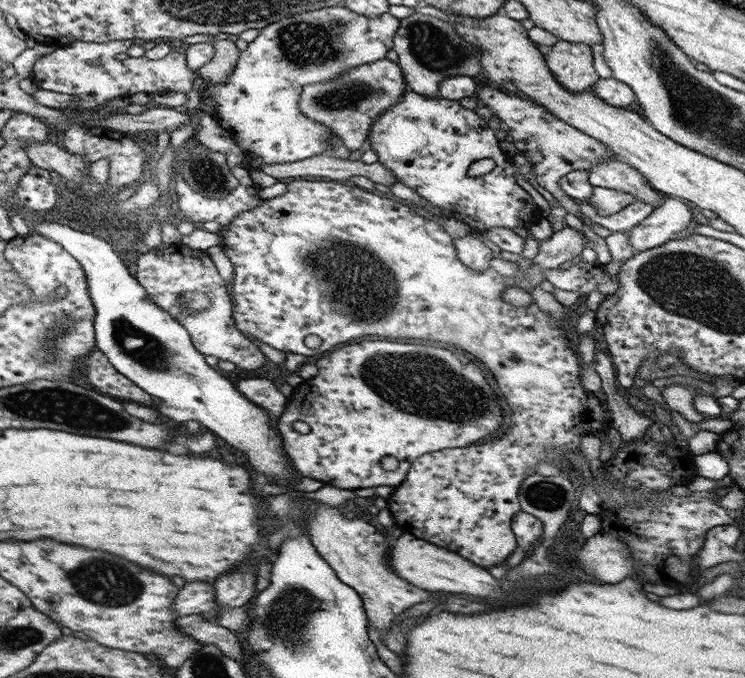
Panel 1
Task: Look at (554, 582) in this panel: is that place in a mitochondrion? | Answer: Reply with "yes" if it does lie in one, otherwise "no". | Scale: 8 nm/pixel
no

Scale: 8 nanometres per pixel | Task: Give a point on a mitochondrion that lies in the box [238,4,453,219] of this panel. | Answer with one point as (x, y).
(322, 44)

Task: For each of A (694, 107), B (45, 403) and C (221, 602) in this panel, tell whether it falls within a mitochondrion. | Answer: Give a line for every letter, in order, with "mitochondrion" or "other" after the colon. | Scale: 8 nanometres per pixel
A: mitochondrion
B: mitochondrion
C: other

